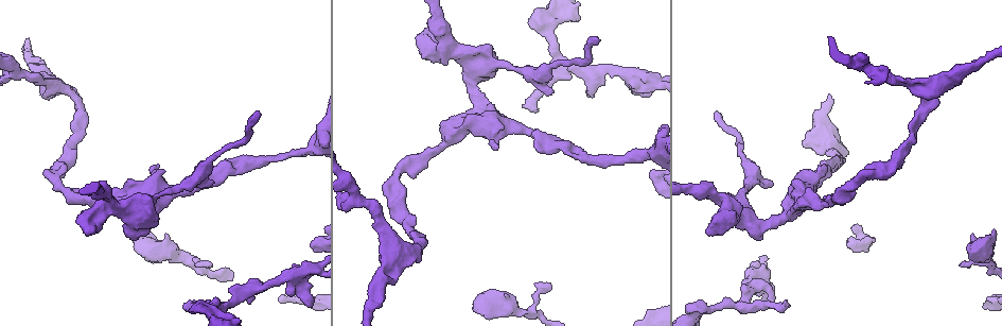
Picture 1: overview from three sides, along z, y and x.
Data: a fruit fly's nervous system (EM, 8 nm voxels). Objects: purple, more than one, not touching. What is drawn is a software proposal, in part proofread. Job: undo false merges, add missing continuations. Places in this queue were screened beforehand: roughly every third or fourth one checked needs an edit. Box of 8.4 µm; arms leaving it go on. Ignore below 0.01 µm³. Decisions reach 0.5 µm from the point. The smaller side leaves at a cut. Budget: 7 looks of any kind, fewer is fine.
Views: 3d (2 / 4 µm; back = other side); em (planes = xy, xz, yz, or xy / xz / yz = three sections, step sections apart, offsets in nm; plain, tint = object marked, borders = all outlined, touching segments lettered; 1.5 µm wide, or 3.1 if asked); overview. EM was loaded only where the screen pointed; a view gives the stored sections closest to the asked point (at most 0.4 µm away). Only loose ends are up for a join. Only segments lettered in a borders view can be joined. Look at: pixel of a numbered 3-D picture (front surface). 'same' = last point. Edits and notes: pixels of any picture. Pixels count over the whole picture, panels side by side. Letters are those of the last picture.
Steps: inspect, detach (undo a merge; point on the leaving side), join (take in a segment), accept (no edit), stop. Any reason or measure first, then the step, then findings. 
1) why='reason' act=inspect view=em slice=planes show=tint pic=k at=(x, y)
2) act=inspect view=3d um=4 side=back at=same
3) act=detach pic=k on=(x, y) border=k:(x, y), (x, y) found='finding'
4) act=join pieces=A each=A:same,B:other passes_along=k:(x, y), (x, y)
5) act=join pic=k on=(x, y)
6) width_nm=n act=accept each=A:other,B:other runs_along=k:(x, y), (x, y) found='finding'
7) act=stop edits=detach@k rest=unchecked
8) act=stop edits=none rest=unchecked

why='thin end' act=inspect view=em slice=planes show=borders pic=1 at=(256, 114)

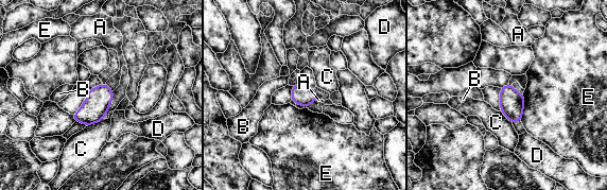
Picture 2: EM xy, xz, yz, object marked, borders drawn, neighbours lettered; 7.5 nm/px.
longest_contact=E:200nm act=accept each=A:other,B:other,C:other,D:other,E:other border=2:(105, 84), (113, 90) found='none of them fits'

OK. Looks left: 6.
why='three-way junction' act=inspect view=3d um=2 side=back pic=1 at=(312, 154)

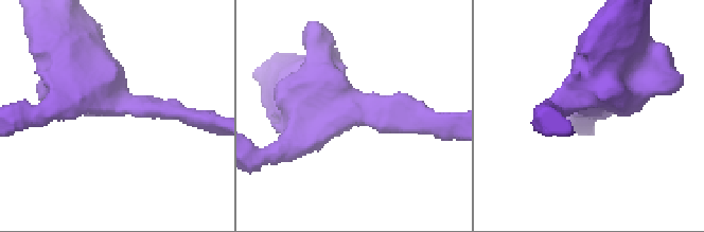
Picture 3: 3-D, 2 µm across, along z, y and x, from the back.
arms=3 act=inspect view=em slice=planes show=borders pic=3 at=(118, 105)

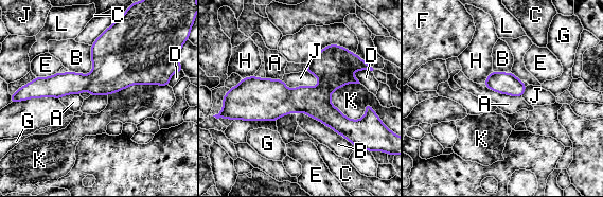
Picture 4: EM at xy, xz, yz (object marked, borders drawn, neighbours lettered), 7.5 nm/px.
width_nm=240 act=accept each=A:other,B:other,C:other,D:other,E:other,F:other,G:other,H:other,J:other,K:other,L:other runs_along=4:(236, 91), (357, 122) found='all the same neuron'

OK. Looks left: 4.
why='three-way junction' act=inspect view=em slice=xz step=4 show=borders pic=1 at=(221, 306)

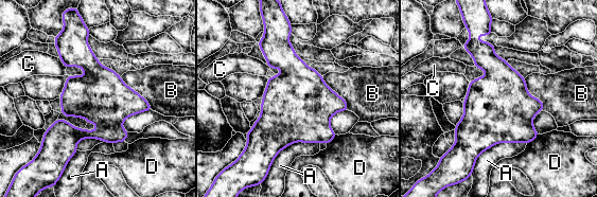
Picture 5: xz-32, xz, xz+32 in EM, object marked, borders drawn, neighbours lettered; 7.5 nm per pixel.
act=inspect view=em slice=planes show=borders at=same

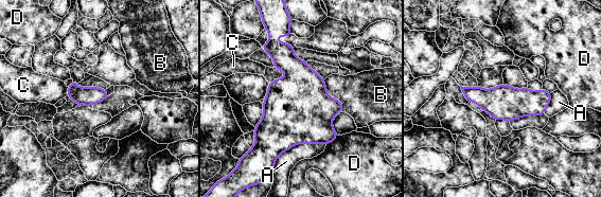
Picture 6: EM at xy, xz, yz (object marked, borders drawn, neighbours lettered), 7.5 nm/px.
act=accept each=A:other,B:other,C:other,D:other border=6:(323, 79), (342, 110) found='all the same neuron'

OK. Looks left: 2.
act=stop edits=none rest=unchecked

